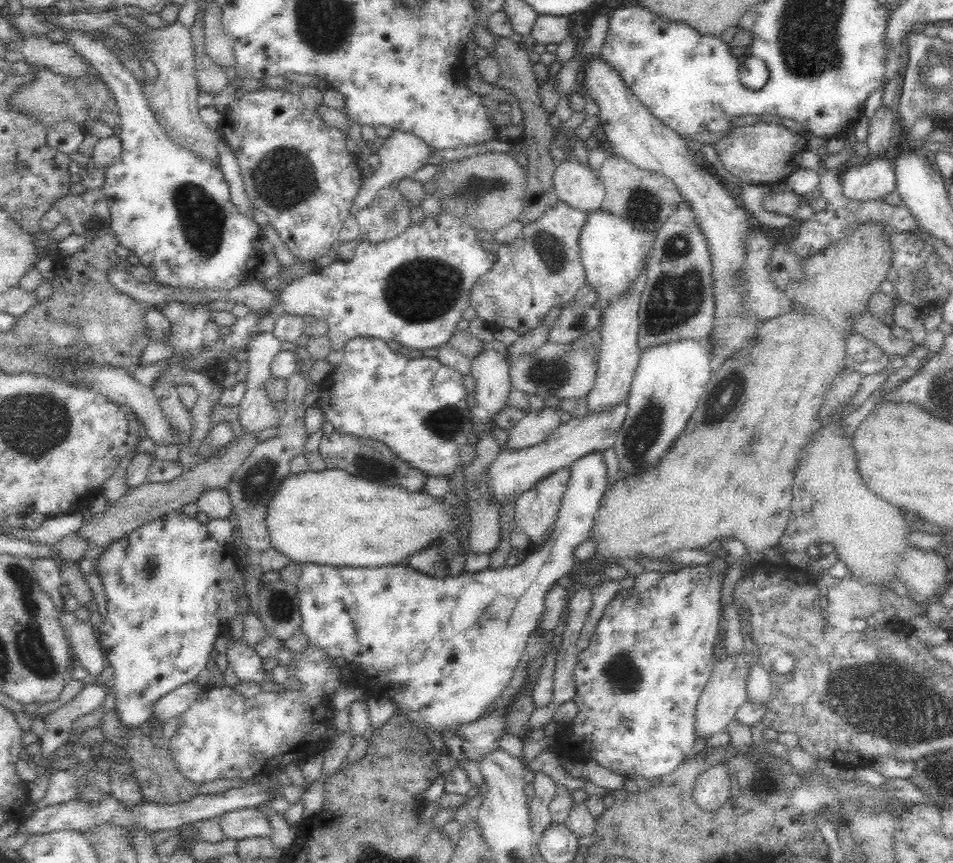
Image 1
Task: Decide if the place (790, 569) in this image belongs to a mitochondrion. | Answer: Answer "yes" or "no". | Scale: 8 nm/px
no

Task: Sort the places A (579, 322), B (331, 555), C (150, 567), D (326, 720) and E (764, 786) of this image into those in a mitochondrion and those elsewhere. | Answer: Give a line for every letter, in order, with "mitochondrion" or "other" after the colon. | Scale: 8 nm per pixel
A: mitochondrion
B: other
C: mitochondrion
D: other
E: mitochondrion

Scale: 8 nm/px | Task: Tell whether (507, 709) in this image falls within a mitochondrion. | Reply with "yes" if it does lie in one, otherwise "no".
no

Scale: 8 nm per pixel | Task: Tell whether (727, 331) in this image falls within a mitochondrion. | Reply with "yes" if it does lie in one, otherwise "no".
no

